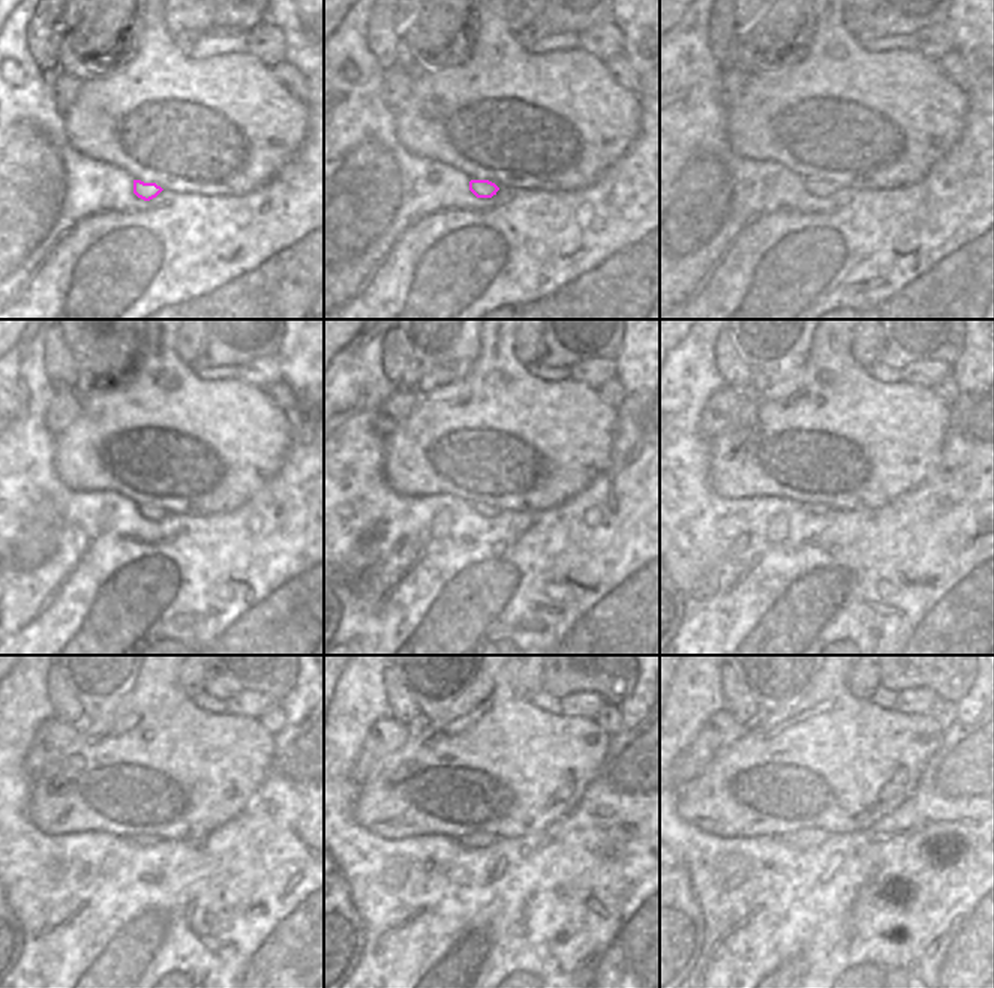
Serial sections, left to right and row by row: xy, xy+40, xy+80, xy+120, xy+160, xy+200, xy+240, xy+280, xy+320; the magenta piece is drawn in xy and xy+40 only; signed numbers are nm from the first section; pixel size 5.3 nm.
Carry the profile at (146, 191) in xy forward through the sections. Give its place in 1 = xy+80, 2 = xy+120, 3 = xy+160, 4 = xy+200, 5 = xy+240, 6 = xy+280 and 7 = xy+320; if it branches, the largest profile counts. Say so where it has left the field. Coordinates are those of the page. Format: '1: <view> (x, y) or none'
1: xy+80 (819, 188)
2: xy+120 (149, 513)
3: xy+160 (483, 510)
4: xy+200 (816, 508)
5: xy+240 (144, 841)
6: xy+280 (471, 840)
7: xy+320 (811, 837)

